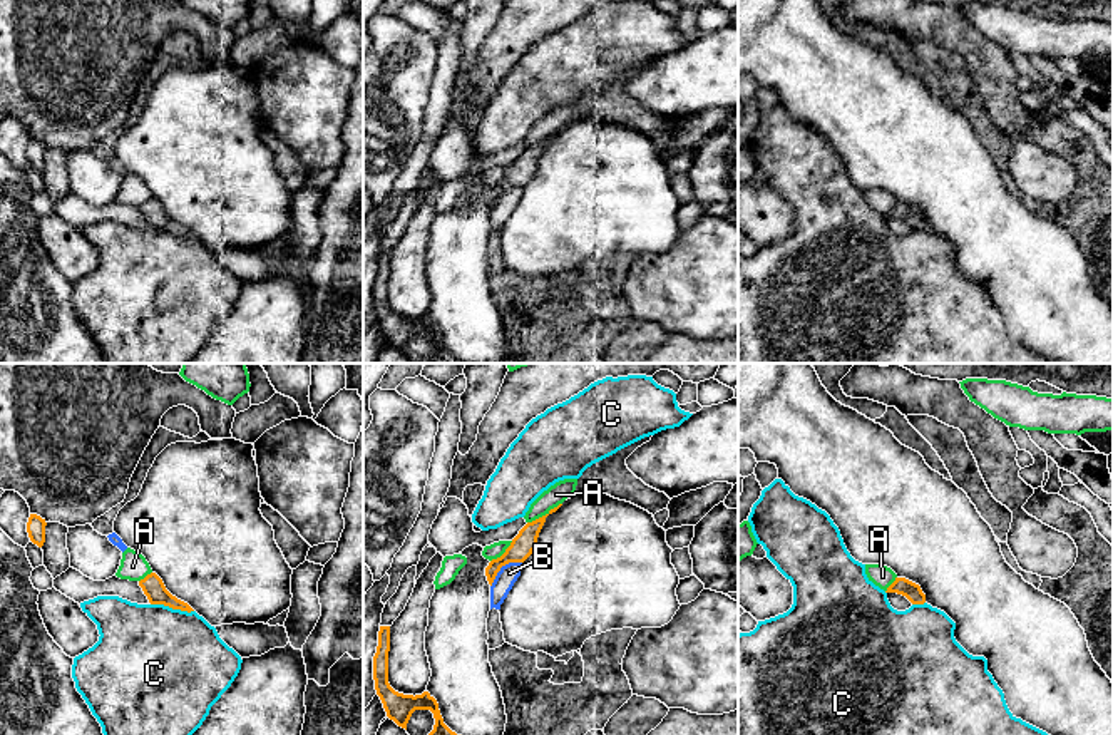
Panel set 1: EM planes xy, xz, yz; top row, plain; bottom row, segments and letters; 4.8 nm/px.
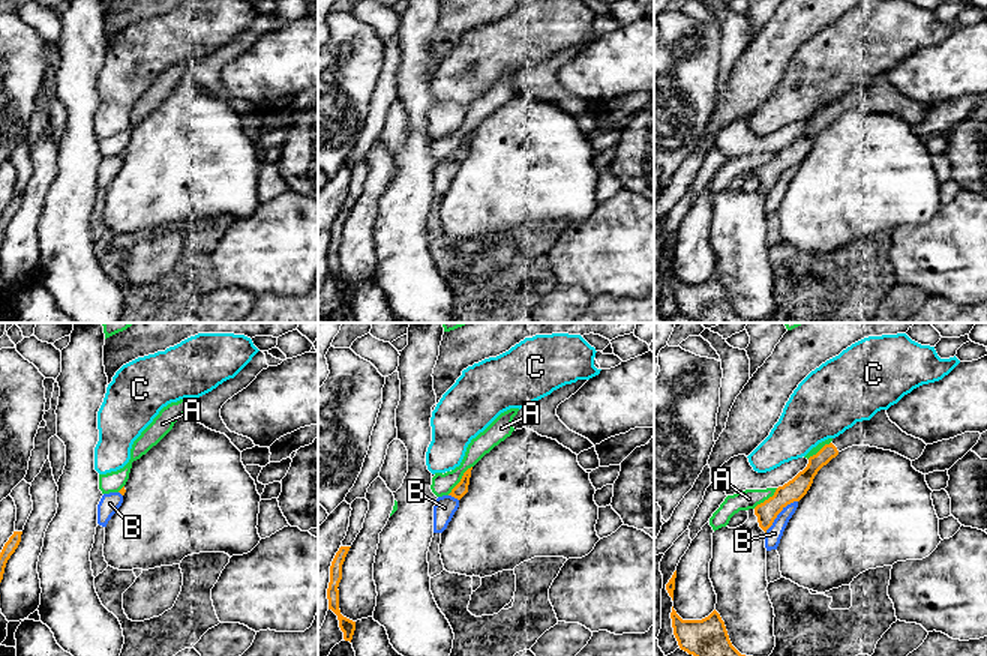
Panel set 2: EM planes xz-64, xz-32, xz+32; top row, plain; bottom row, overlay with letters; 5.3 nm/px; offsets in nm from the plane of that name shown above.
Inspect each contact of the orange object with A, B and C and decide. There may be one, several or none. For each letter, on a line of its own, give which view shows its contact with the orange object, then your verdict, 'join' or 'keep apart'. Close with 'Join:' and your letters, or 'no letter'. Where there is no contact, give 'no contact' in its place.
A: xz | keep apart
B: xz | keep apart
C: xy | keep apart
Join: no letter

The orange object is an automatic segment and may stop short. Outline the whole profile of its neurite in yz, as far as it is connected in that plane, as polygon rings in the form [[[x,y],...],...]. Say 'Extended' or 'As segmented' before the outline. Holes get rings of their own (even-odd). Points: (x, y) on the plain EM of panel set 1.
As segmented. [[[895,203],[895,206],[887,213],[885,218],[902,219],[912,229],[924,229],[926,228],[926,219],[922,218],[921,211],[905,204],[905,203]]]

